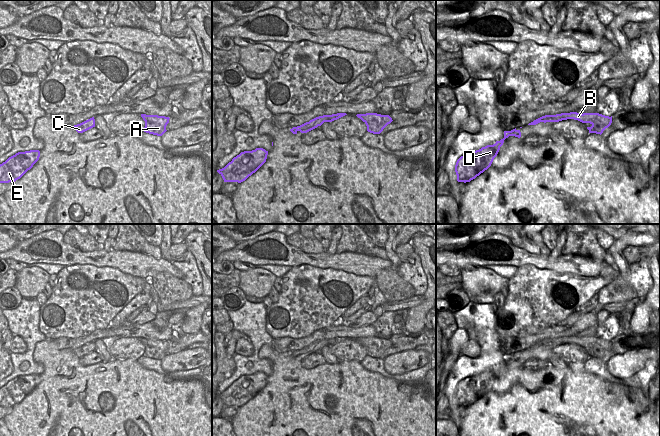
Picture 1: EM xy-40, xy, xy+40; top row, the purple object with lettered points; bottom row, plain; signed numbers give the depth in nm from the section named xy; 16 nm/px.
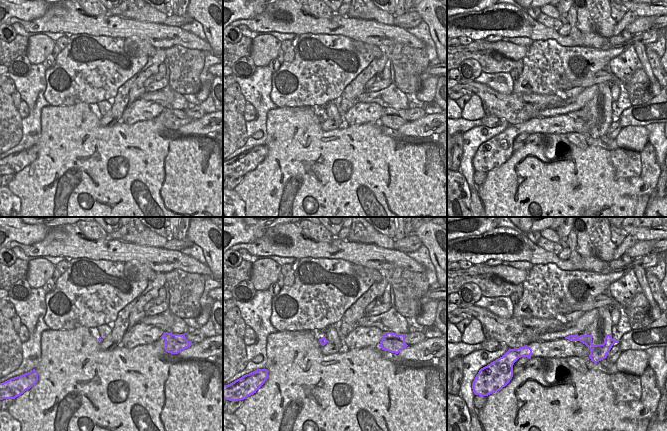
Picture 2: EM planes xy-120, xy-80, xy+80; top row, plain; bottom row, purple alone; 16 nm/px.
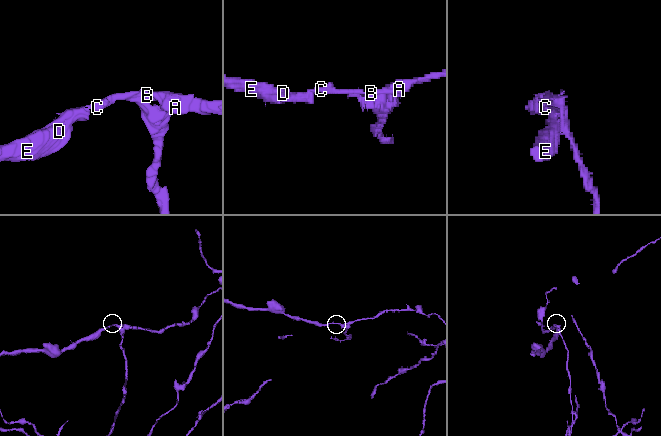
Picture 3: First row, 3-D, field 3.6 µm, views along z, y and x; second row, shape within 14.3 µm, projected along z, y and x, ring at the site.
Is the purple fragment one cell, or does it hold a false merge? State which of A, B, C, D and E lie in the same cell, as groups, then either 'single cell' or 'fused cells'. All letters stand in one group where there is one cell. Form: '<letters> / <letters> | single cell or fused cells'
A B / C D E | fused cells

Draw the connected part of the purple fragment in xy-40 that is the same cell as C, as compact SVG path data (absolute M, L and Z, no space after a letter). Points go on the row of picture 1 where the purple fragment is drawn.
M94 117L80 123L77 125L74 125L73 128L78 132L78 133L83 133L91 128L95 127L95 119Z

